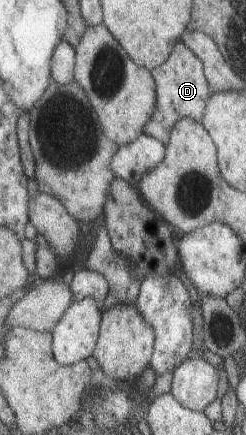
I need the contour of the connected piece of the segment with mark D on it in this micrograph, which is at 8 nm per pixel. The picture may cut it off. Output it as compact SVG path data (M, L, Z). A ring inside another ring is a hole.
M184 39L177 44L173 56L154 70L154 75L158 82L159 104L153 120L146 126L146 133L169 144L177 124L184 118L193 117L205 122L209 103L215 94L205 72L205 62Z

